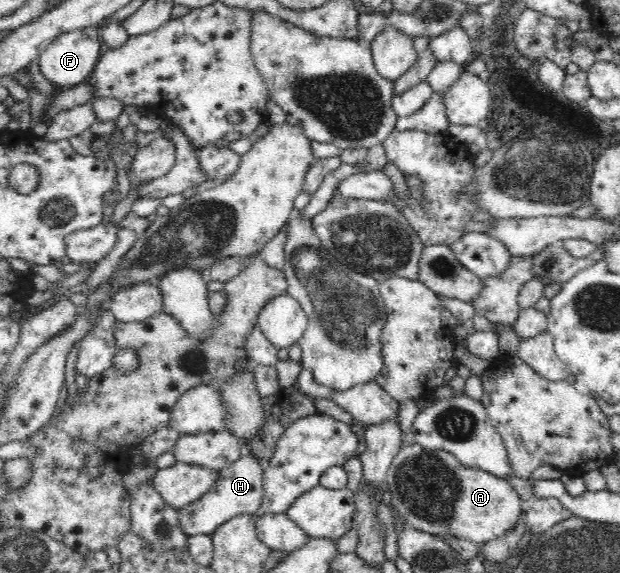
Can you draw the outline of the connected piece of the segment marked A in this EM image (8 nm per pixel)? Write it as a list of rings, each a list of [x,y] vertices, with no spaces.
[[[417,442],[401,446],[386,473],[388,490],[382,495],[388,506],[396,507],[408,527],[436,536],[457,536],[483,544],[508,532],[525,510],[525,503],[505,478],[463,465],[445,450],[427,450]]]

